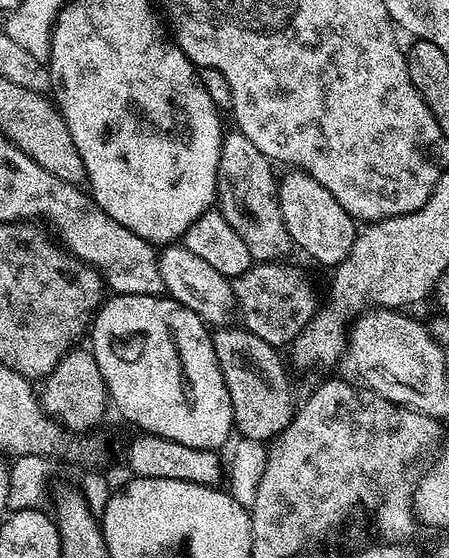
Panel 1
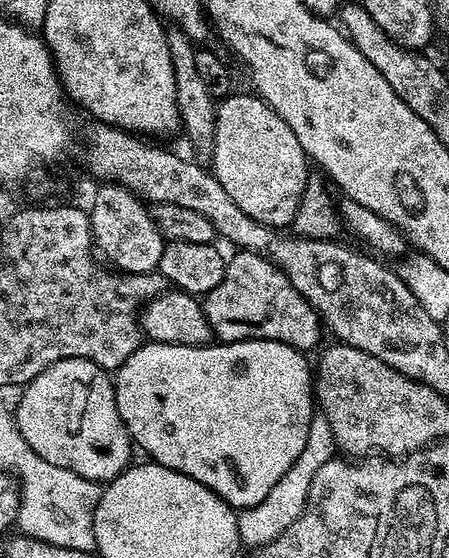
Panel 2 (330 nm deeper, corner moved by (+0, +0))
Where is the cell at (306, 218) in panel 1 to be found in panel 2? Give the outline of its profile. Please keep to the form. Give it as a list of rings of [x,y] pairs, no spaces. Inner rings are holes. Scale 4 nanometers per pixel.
[[[233,94],[219,101],[210,171],[218,182],[222,182],[222,190],[226,190],[230,198],[234,198],[234,203],[247,216],[268,225],[273,230],[284,230],[296,217],[296,211],[310,175],[310,169],[308,169],[310,161],[304,155],[298,138],[294,138],[294,130],[290,130],[290,126],[286,126],[284,119],[266,101],[261,100],[259,95],[251,95]]]

